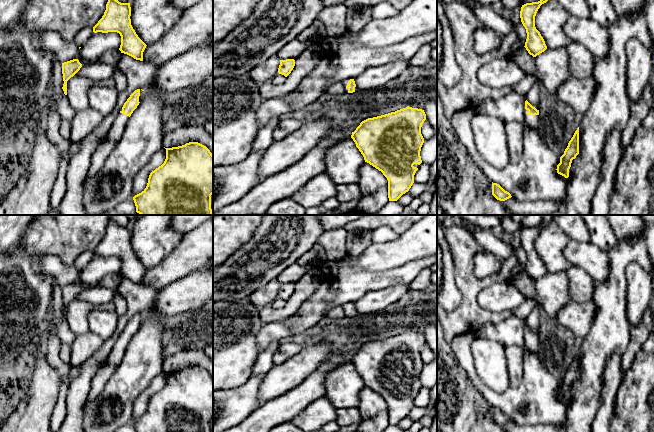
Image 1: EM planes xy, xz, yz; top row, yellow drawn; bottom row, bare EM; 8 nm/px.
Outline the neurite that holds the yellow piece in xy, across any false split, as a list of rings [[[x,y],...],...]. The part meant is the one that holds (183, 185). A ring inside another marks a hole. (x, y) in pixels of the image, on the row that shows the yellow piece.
[[[184,125],[164,135],[164,163],[152,171],[146,188],[133,197],[140,215],[212,215],[213,134],[202,125]]]

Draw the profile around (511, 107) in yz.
[[[509,92],[498,100],[484,100],[475,108],[477,113],[493,116],[504,122],[524,123],[526,96],[517,92]]]

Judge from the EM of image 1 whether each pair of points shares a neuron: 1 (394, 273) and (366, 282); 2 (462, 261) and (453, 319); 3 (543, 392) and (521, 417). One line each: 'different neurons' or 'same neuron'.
1: same neuron
2: same neuron
3: same neuron

